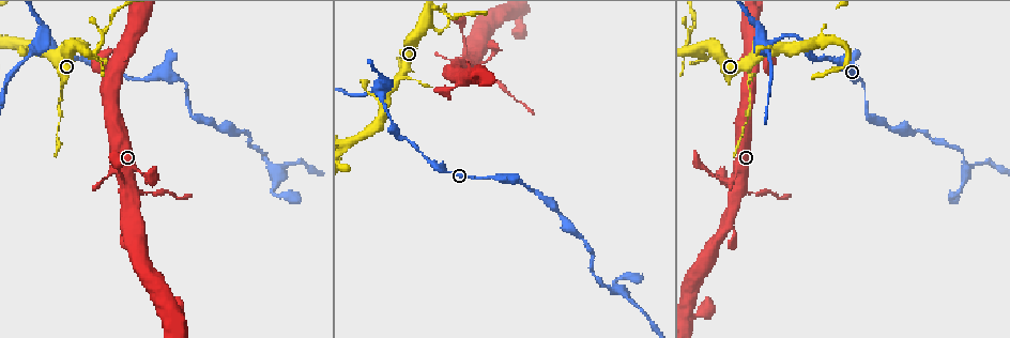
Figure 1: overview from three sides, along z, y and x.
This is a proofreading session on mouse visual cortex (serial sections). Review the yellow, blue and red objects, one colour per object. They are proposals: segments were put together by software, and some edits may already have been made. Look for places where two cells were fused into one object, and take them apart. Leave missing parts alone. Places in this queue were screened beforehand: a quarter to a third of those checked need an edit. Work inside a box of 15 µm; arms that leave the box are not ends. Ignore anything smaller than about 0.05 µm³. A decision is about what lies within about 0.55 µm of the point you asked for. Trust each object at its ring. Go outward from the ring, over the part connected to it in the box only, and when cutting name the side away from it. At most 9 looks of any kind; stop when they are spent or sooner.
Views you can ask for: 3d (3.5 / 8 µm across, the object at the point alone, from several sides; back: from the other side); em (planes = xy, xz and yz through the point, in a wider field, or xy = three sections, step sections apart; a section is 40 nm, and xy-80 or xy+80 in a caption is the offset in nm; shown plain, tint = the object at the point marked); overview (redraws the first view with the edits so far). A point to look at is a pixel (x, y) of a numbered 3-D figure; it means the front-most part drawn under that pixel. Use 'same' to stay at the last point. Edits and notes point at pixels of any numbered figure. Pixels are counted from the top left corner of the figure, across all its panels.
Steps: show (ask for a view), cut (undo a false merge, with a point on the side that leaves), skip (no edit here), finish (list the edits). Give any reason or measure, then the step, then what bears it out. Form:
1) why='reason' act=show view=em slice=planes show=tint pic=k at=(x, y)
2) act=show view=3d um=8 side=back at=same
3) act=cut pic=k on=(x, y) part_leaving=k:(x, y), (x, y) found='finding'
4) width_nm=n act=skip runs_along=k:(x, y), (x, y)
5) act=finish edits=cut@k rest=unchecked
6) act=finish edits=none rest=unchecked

why='sudden change in width' act=show view=3d um=3.5 pic=1 at=(749, 79)

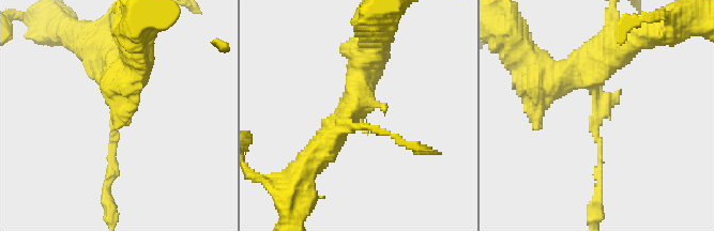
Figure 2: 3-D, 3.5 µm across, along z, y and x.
why='need the tissue' act=show view=em slice=xy step=2 show=tint pic=2 at=(597, 117)

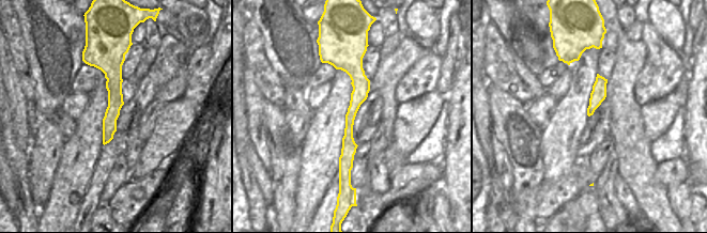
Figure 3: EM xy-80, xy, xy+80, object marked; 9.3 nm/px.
act=cut pic=2 on=(595, 133) part_leaving=2:(598, 97), (598, 200) found='two cells meet here'

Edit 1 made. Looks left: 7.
why='abrupt turn' act=show view=3d um=3.5 side=back pic=1 at=(769, 46)

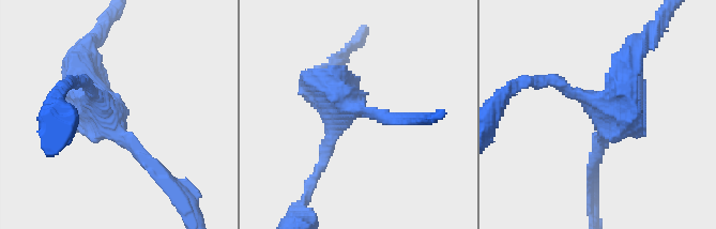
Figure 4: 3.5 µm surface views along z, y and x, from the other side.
act=show view=em slice=xy step=3 show=tint pic=4 at=(603, 115)

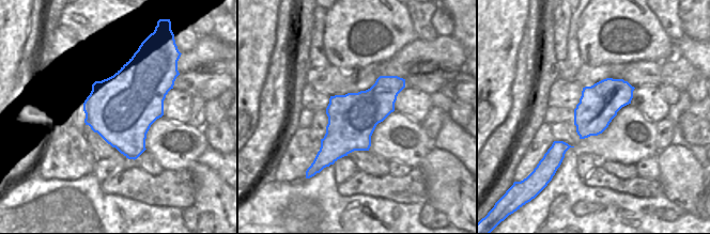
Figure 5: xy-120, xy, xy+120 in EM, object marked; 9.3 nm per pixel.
act=skip runs_along=4:(551, 80), (604, 117), (625, 60) found='continuous, no second cell'

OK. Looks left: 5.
why='a narrow waist' act=show view=3d um=8 pic=1 at=(750, 191)

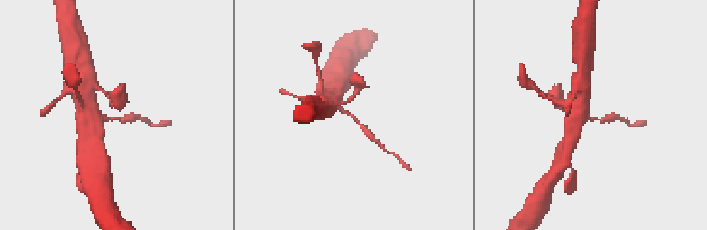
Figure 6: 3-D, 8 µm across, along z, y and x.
act=show view=3d um=3.5 pic=6 at=(112, 120)

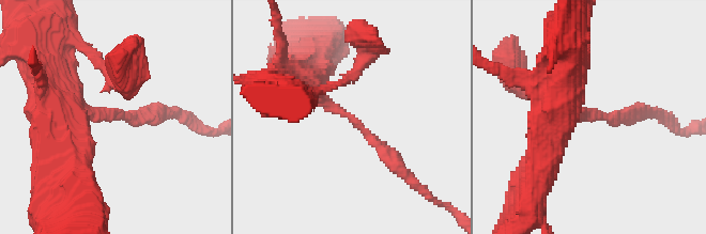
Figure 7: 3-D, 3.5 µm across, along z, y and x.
arm_widths_nm=200,350 act=cut pic=7 on=(152, 114) part_leaving=7:(119, 112), (192, 120) found='a second cell is stuck on'

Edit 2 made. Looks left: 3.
act=show view=3d um=3.5 pic=1 at=(273, 168)

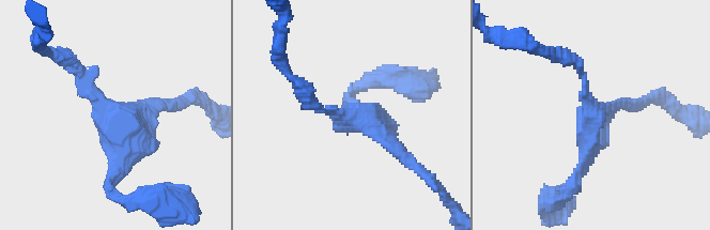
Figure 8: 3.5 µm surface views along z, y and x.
why='shape alone is not enough' act=show view=em slice=xy step=3 show=tint pic=8 at=(354, 115)

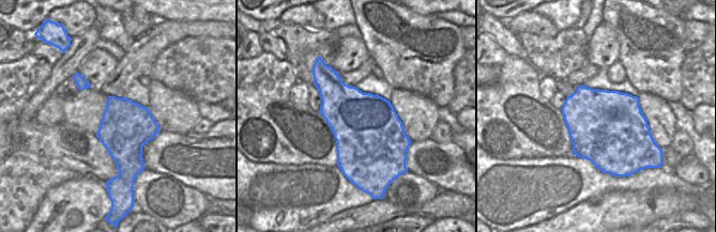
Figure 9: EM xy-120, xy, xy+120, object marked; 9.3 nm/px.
act=skip runs_along=8:(70, 60), (112, 112), (109, 182) found='all the same cell'

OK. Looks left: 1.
act=finish edits=cut@2,cut@7 rest=unchecked

